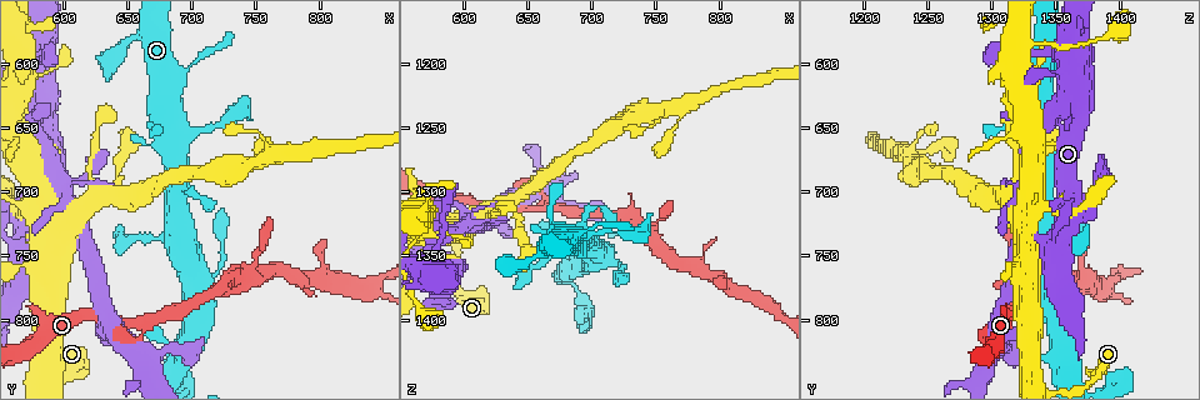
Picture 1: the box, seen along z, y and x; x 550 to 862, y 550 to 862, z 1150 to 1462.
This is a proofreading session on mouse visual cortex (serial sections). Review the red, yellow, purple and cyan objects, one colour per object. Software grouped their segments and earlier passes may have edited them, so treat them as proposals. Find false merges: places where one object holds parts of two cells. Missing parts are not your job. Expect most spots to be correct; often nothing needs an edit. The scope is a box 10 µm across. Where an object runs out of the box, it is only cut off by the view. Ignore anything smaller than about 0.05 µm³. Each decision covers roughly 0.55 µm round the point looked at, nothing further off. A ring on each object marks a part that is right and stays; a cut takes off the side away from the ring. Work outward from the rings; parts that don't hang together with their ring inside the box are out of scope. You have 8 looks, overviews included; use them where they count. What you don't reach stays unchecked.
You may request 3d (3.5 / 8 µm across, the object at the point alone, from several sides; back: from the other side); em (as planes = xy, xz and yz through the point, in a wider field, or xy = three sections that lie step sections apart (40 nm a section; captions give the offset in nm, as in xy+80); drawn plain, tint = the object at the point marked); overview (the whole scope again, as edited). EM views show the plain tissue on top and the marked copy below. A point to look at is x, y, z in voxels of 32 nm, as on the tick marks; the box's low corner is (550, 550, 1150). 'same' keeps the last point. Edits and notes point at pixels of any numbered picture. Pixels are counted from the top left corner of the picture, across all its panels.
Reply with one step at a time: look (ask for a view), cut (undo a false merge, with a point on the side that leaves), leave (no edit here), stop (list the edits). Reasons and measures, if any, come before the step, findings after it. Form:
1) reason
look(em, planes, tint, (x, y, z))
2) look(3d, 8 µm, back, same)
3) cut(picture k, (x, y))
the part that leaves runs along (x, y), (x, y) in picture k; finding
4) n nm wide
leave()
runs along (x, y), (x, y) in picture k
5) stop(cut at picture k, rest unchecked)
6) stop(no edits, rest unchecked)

sharp bend
look(3d, 8 µm, (690, 830, 1348))

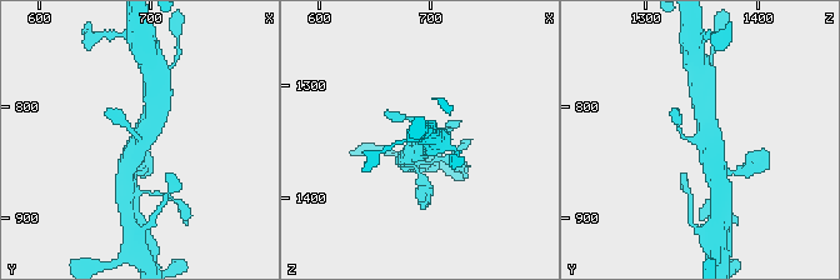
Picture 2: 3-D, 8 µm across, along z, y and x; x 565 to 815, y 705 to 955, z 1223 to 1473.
3 arms; arms of 150, 500, 600 nm; shape alone is not enough
look(em, xy, step 3, tint, same)

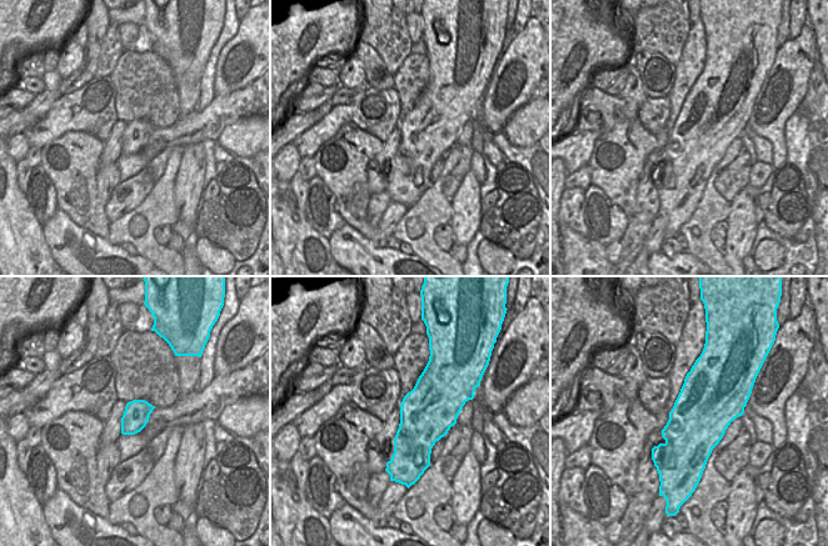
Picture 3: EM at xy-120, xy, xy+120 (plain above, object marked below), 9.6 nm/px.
550 nm wide
leave()
runs along (155, 105), (128, 169) in picture 2; continuous, no second cell

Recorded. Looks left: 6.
thin arm on a thick one
look(3d, 3.5 µm, back, (634, 704, 1308))

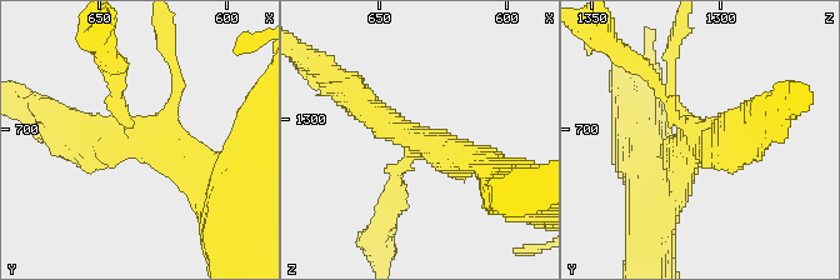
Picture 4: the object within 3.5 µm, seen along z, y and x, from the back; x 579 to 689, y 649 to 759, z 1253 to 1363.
4 arms; arms of 150, 150, 350, 400 nm; now the EM
look(em, xy, step 1, tint, (635, 702, 1307))

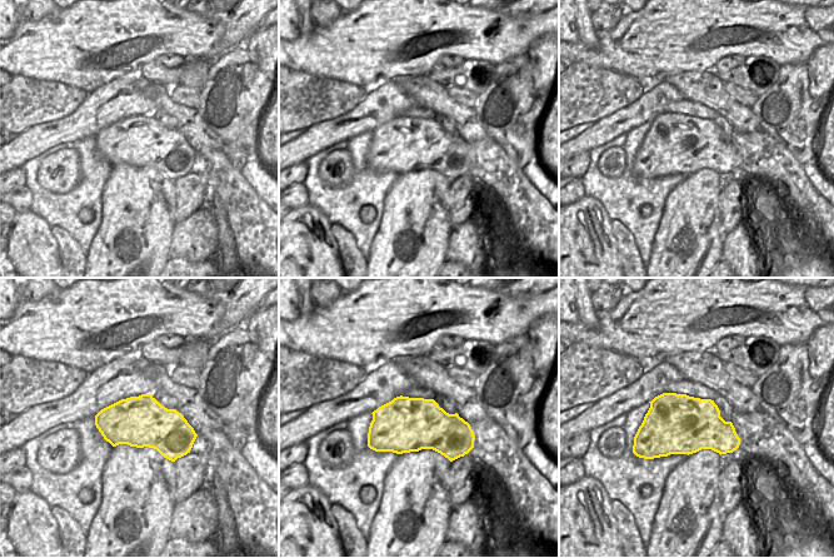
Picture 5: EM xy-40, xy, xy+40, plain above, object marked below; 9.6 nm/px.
leave()
all the same cell

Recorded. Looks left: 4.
branch point
look(3d, 8 µm, back, (836, 776, 1392))

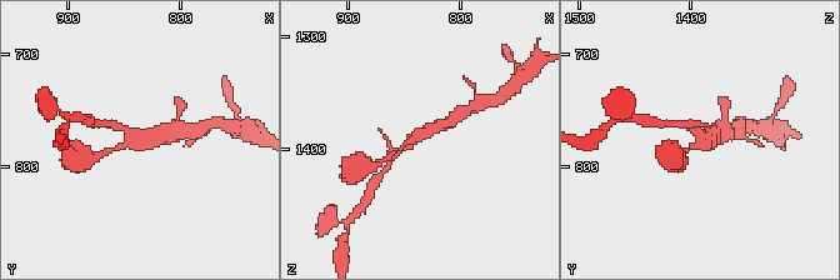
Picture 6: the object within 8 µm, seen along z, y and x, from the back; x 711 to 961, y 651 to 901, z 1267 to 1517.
look(3d, 3.5 µm, same)

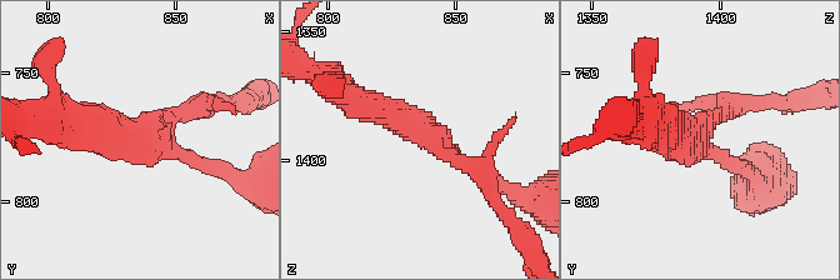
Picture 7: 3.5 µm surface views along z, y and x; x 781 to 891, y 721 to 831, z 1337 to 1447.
3 arms; arms of 150, 200, 400 nm; shape alone is not enough
look(em, xy, step 3, tint, (838, 774, 1389))

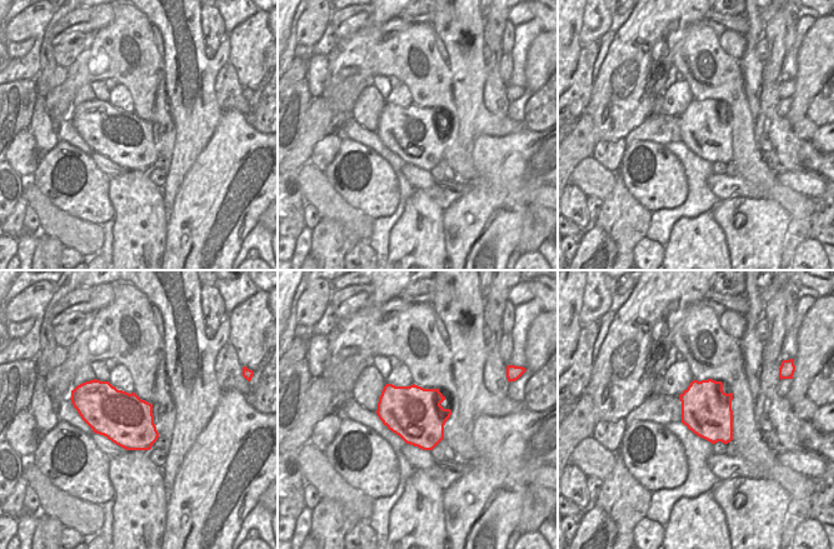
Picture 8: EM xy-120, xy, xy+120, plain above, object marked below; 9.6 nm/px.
leave()
runs along (350, 98), (411, 123), (484, 178) in picture 7; one cell here

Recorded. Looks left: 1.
stop(no edits, rest unchecked)

